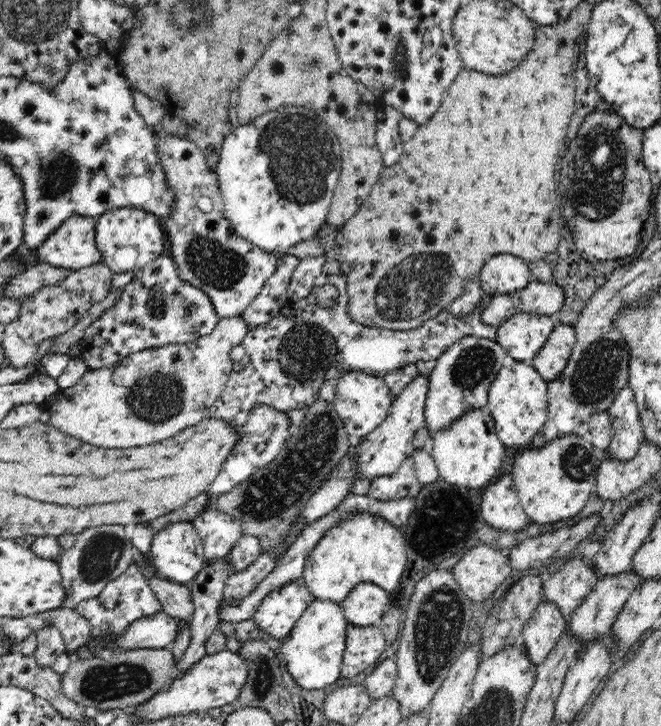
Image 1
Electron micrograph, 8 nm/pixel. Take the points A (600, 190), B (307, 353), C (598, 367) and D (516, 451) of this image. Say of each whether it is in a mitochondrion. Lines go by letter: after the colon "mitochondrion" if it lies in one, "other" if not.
A: mitochondrion
B: mitochondrion
C: mitochondrion
D: other

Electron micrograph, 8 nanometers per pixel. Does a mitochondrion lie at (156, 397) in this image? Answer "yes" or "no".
yes

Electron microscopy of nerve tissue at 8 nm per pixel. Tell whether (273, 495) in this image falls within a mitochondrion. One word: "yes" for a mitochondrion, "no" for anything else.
yes

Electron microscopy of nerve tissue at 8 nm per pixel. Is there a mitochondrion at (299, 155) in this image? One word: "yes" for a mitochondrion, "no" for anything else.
yes

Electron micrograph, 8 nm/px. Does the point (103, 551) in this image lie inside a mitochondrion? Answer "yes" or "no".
yes

